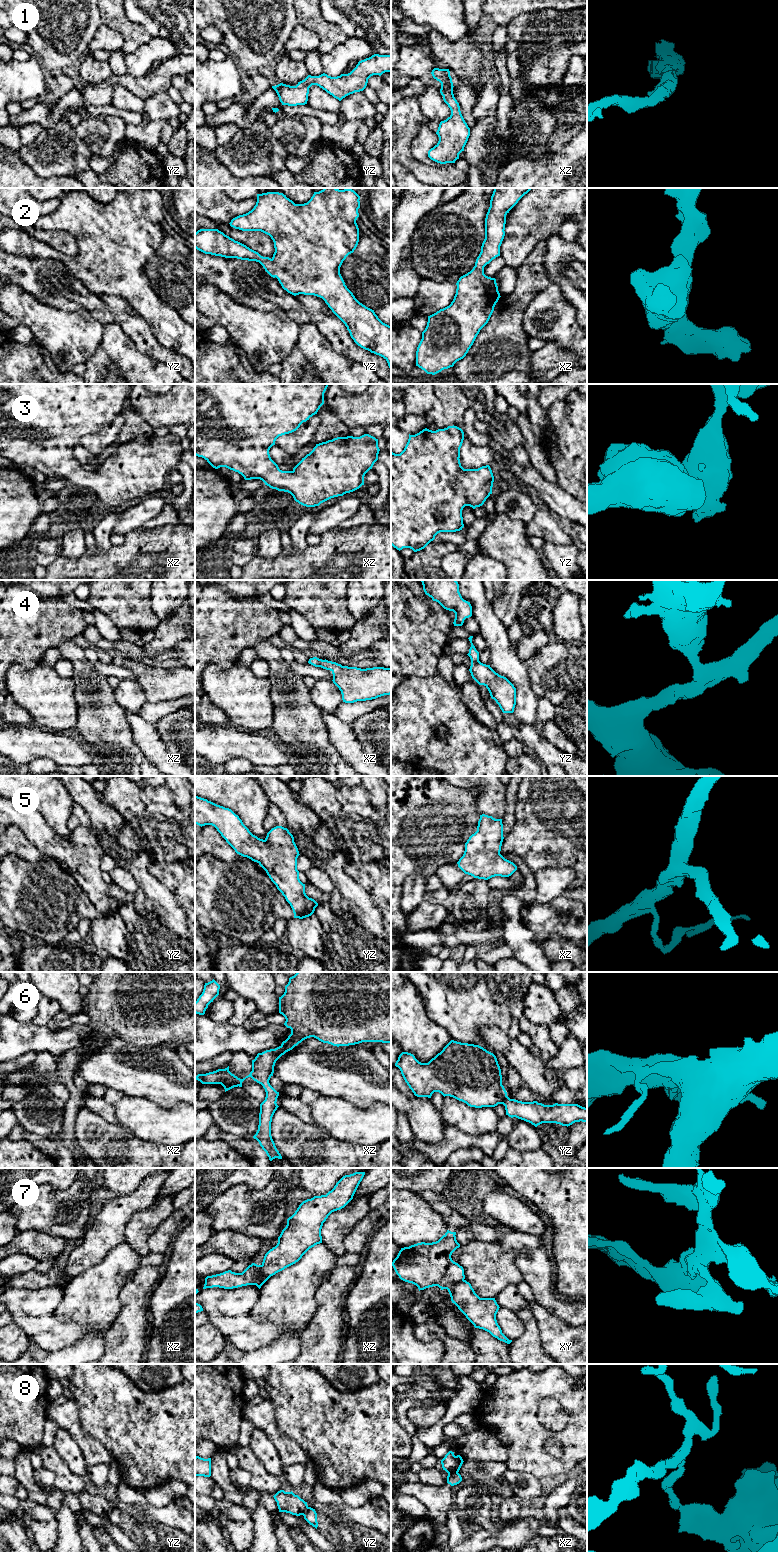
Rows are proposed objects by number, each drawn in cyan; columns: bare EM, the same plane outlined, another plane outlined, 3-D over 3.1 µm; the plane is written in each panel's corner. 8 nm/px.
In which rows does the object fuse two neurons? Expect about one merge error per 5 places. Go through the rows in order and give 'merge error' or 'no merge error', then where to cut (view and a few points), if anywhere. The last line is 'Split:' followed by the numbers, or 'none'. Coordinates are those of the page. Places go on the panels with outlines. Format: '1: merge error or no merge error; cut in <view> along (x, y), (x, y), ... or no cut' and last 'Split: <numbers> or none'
1: no merge error; no cut
2: no merge error; no cut
3: no merge error; no cut
4: no merge error; no cut
5: no merge error; no cut
6: no merge error; no cut
7: merge error; cut in xz along (262, 1265), (262, 1277), (256, 1285)
8: merge error; cut in xz along (457, 1471), (448, 1475)
Split: 7, 8

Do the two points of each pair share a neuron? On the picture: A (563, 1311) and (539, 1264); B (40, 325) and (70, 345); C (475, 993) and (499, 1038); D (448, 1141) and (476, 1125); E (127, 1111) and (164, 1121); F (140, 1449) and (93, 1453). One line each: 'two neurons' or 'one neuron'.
A: one neuron
B: one neuron
C: two neurons
D: two neurons
E: one neuron
F: two neurons

